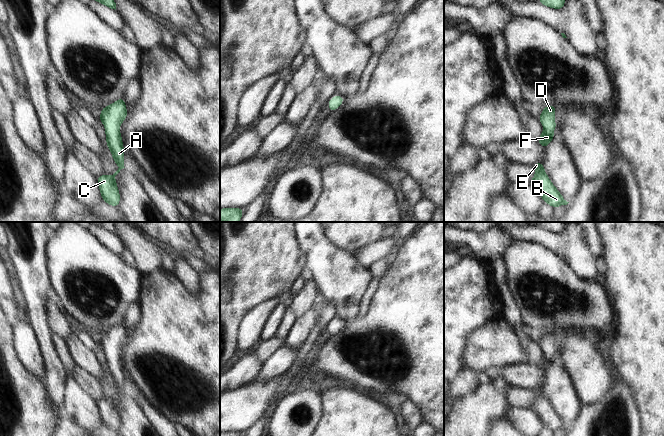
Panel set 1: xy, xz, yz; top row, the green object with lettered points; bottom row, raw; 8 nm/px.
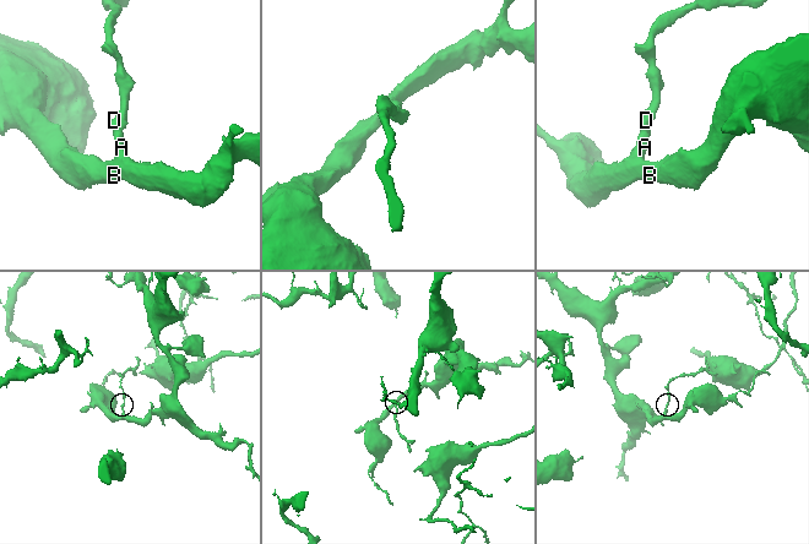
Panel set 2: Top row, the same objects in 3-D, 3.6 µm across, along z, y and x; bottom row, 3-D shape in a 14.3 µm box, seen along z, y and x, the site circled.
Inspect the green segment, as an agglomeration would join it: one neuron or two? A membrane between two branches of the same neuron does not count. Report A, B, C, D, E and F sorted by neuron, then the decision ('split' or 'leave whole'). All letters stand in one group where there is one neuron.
groups A B C D E F; leave whole

